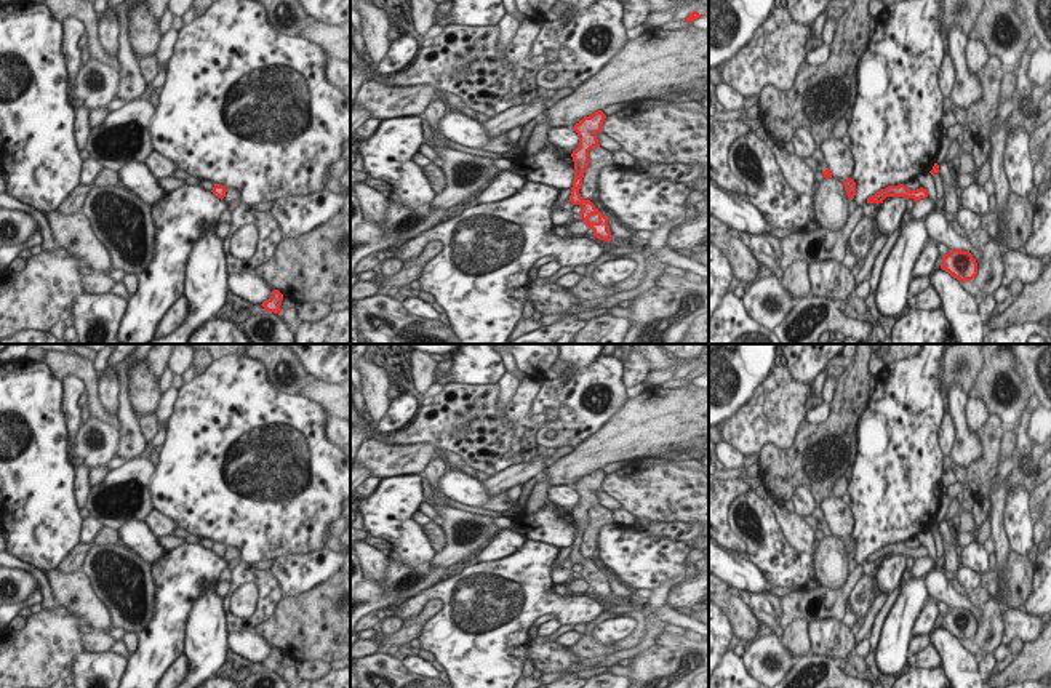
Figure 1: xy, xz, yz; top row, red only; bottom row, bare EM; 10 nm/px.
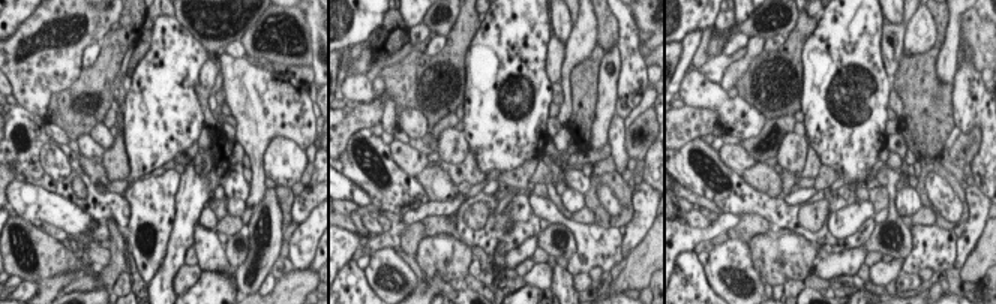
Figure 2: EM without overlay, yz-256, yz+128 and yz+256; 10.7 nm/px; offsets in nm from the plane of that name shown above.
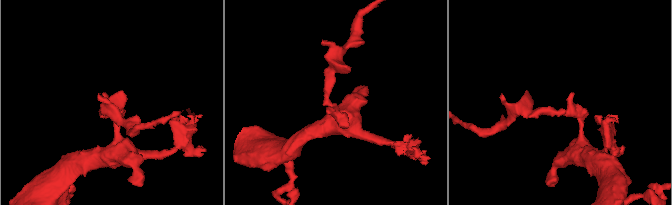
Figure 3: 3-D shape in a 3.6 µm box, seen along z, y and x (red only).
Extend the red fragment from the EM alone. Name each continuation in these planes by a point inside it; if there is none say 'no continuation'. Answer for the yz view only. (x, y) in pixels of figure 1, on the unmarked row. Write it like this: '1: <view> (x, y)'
1: yz (816, 520)

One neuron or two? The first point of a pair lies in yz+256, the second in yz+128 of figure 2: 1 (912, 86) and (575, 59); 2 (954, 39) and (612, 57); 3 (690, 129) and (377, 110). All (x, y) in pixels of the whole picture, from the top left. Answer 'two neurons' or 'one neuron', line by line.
1: two neurons
2: one neuron
3: one neuron

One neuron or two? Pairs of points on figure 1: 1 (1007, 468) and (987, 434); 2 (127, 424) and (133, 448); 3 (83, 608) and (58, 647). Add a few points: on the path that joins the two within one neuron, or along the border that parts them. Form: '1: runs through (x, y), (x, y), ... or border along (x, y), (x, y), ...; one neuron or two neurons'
1: border along (1005, 431), (1000, 440), (997, 474); two neurons
2: runs through (127, 431), (131, 442); one neuron
3: border along (61, 605), (83, 623); two neurons

